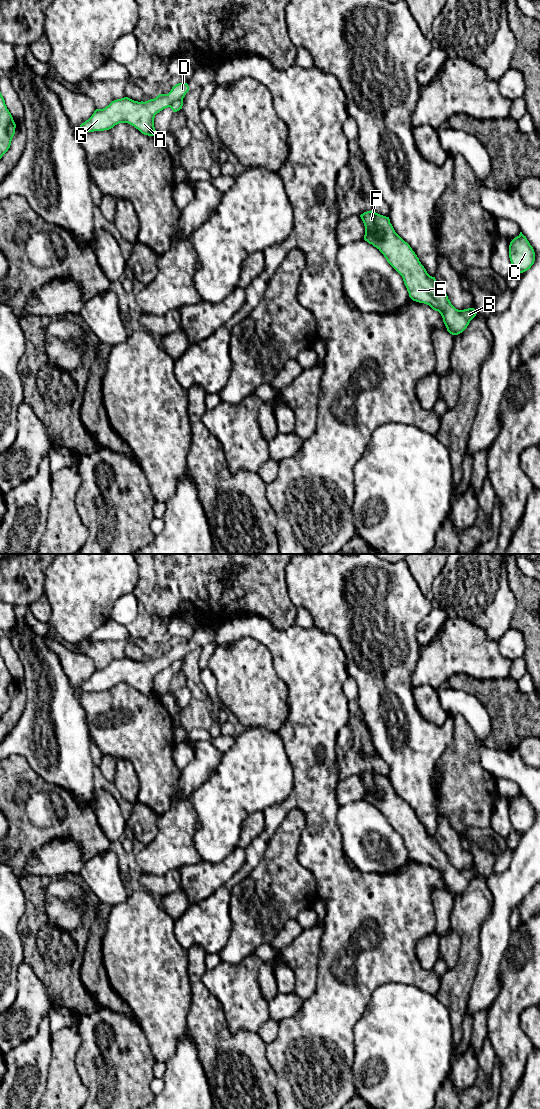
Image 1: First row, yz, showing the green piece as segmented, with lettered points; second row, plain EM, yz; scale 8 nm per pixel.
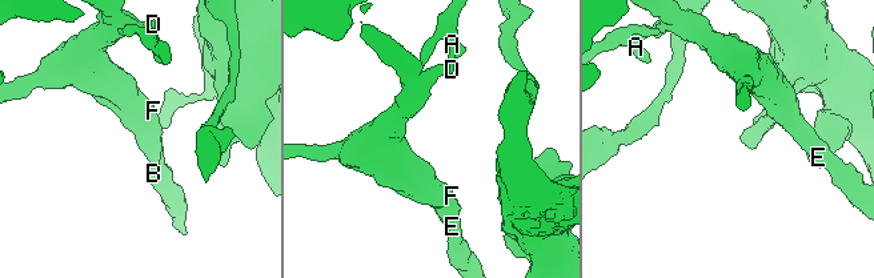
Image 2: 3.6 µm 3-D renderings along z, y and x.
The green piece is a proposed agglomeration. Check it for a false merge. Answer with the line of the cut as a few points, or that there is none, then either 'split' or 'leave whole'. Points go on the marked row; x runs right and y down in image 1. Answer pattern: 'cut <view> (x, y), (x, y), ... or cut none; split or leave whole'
cut yz (182, 98), (174, 101), (169, 106); split

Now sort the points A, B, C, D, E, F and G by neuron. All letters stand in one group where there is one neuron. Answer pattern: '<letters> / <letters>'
A C D G / B E F

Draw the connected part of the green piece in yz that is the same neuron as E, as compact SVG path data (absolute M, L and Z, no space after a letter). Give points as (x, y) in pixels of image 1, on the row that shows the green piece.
M373 210L360 217L365 226L364 240L376 247L402 276L409 297L438 311L450 334L462 333L476 316L475 309L458 310L451 304L435 277L427 273L410 245L395 232L389 217Z

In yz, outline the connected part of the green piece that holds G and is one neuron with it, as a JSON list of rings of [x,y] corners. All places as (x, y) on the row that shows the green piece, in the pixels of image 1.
[[[178,83],[168,94],[159,94],[148,101],[134,101],[128,97],[112,101],[103,109],[96,109],[92,116],[80,125],[80,132],[104,131],[119,123],[128,123],[142,134],[154,136],[161,140],[161,136],[154,127],[157,113],[172,105],[174,101],[183,99],[189,91],[187,83]]]

